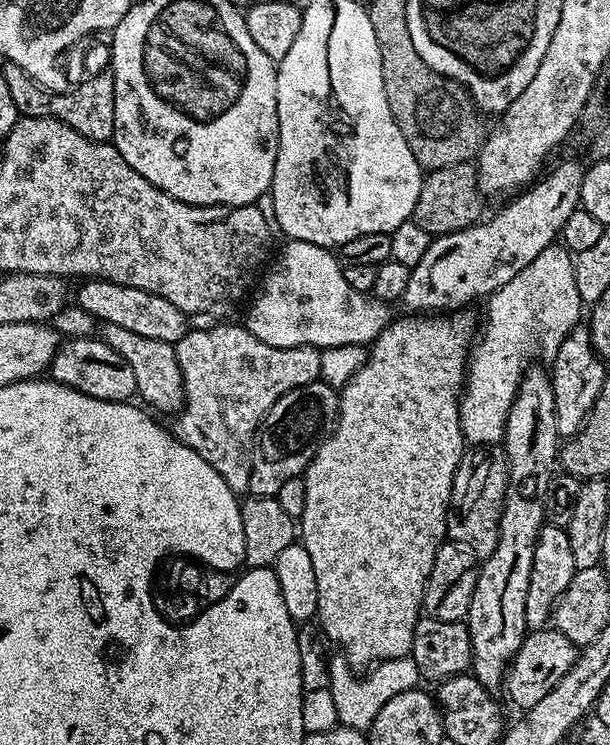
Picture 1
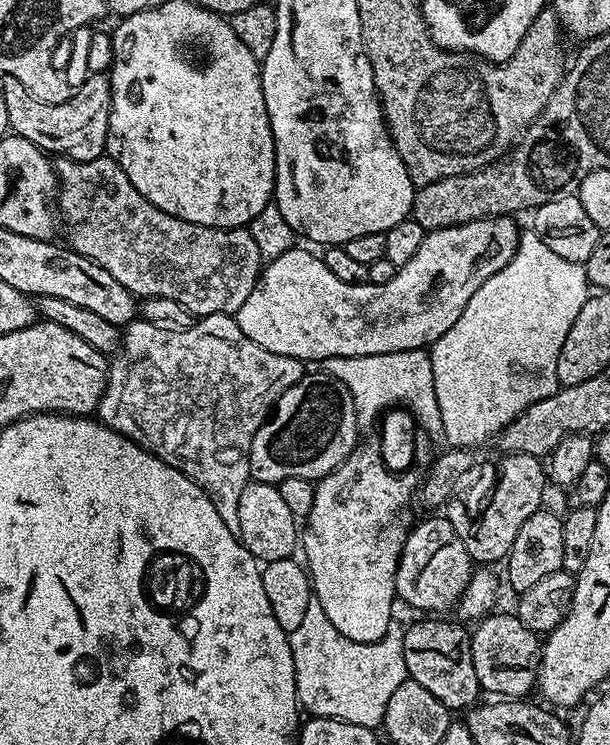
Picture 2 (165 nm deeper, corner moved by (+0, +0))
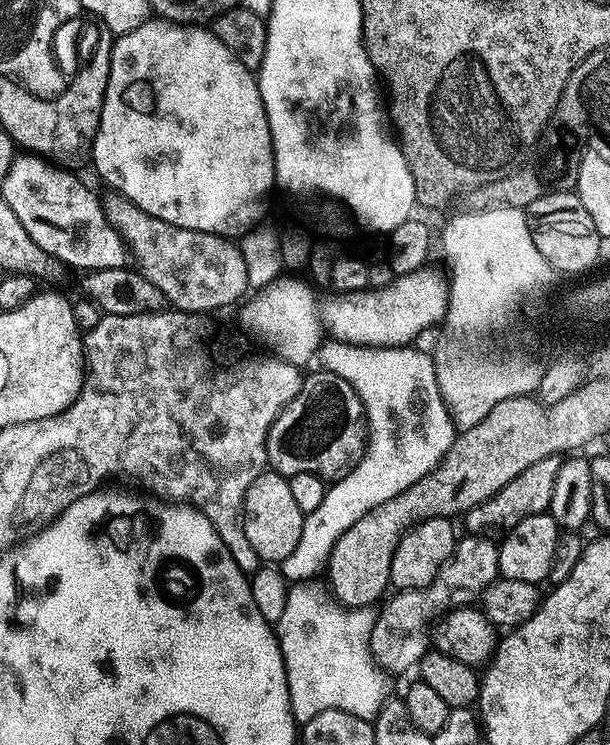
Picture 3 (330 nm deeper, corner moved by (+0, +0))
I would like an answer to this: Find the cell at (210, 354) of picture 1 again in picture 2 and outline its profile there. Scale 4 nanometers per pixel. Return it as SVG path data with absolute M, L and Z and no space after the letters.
M222 312L213 316L201 316L189 328L161 326L152 324L146 319L137 318L123 329L122 351L119 356L120 365L117 368L115 365L108 369L106 390L102 394L98 409L100 423L105 424L108 428L115 428L126 438L133 440L135 444L142 445L158 458L162 458L162 462L174 466L179 472L190 477L214 502L214 506L220 515L220 521L226 522L226 526L230 531L239 533L238 502L242 498L242 490L250 483L250 446L254 442L254 434L268 419L279 396L287 388L297 384L306 375L305 361L298 358L290 358L286 354L274 354L270 350L262 350L262 346L258 346L258 342L250 342L250 338L246 338L246 334L242 334L242 330L235 318Z

